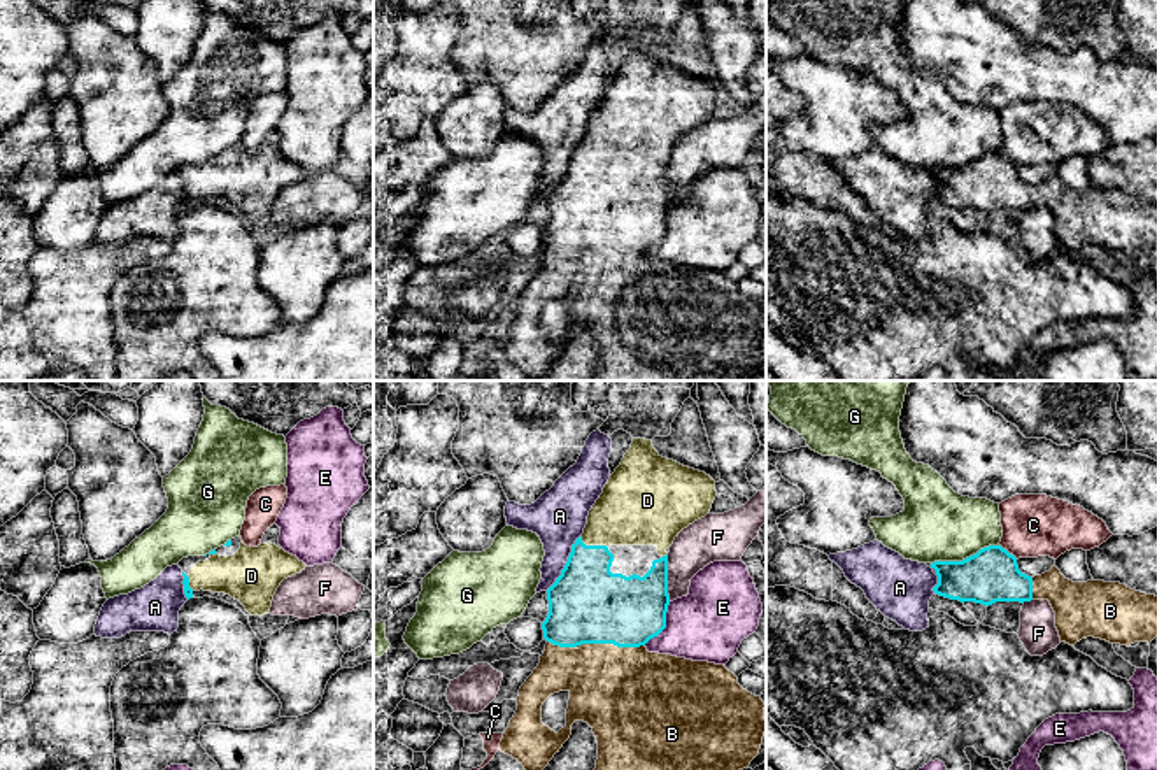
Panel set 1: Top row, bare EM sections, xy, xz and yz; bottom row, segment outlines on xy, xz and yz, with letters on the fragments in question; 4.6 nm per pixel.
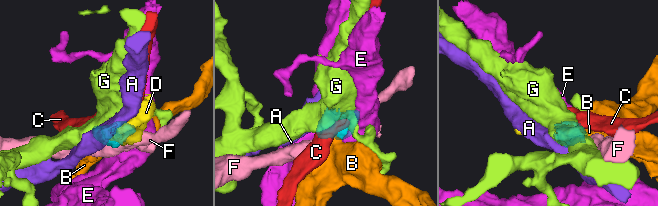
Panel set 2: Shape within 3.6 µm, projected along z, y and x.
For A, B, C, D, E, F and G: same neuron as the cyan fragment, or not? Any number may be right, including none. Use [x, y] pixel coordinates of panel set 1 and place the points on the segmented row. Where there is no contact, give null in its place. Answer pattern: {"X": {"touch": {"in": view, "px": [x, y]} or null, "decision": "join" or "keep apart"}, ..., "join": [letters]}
{"A": {"touch": {"in": "xz", "px": [567, 563]}, "decision": "keep apart"}, "B": {"touch": {"in": "xz", "px": [596, 642]}, "decision": "join"}, "C": {"touch": {"in": "yz", "px": [1007, 551]}, "decision": "keep apart"}, "D": {"touch": {"in": "xz", "px": [593, 546]}, "decision": "join"}, "E": {"touch": {"in": "xz", "px": [665, 625]}, "decision": "keep apart"}, "F": {"touch": {"in": "xz", "px": [667, 577]}, "decision": "keep apart"}, "G": {"touch": {"in": "yz", "px": [966, 558]}, "decision": "keep apart"}, "join": ["B", "D"]}

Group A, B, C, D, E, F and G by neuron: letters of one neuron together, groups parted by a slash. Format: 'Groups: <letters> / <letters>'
Groups: A / B D / C / E / F / G

